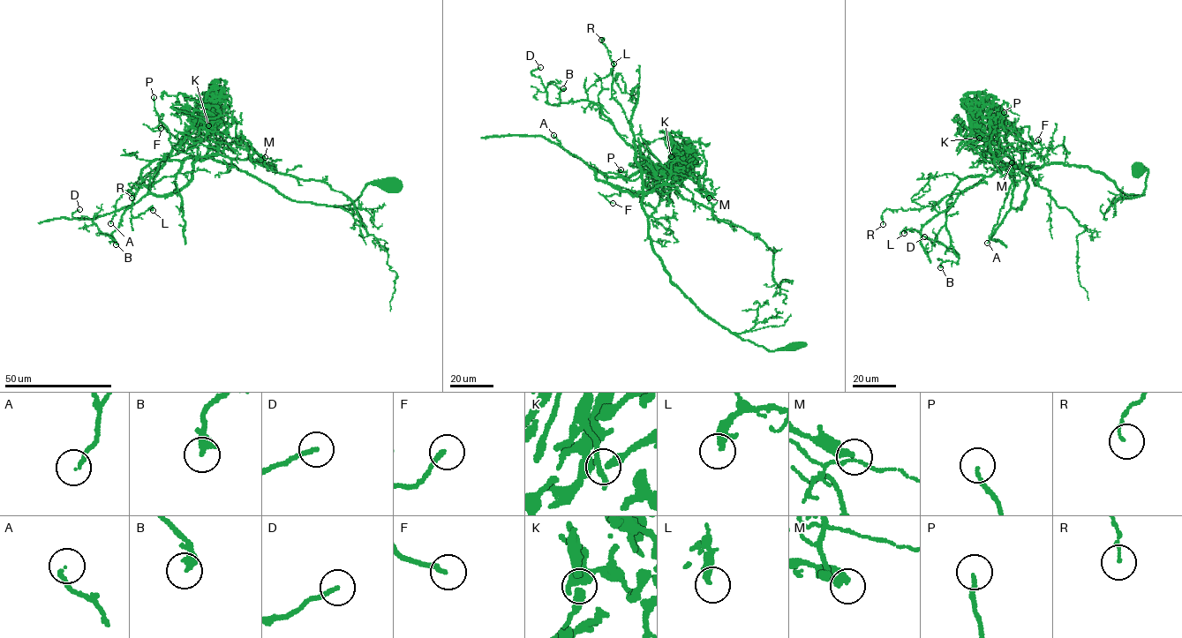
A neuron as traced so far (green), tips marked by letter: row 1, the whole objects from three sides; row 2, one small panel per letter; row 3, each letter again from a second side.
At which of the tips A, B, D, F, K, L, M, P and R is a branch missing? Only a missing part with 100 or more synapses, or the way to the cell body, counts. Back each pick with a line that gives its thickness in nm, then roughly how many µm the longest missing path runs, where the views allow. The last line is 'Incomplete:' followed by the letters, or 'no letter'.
Incomplete: no letter

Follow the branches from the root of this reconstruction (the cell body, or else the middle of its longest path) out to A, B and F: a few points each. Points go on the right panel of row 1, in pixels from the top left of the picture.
A: (1135, 169), (1148, 173), (1144, 194), (1135, 197), (1087, 167), (1006, 165), (1013, 163), (1012, 182), (987, 243)
B: (1135, 169), (1148, 173), (1135, 197), (1061, 163), (964, 178), (946, 202), (958, 260), (940, 267)
F: (1135, 169), (1148, 173), (1144, 194), (1135, 197), (1087, 167), (1024, 166), (1021, 130), (1038, 139)

